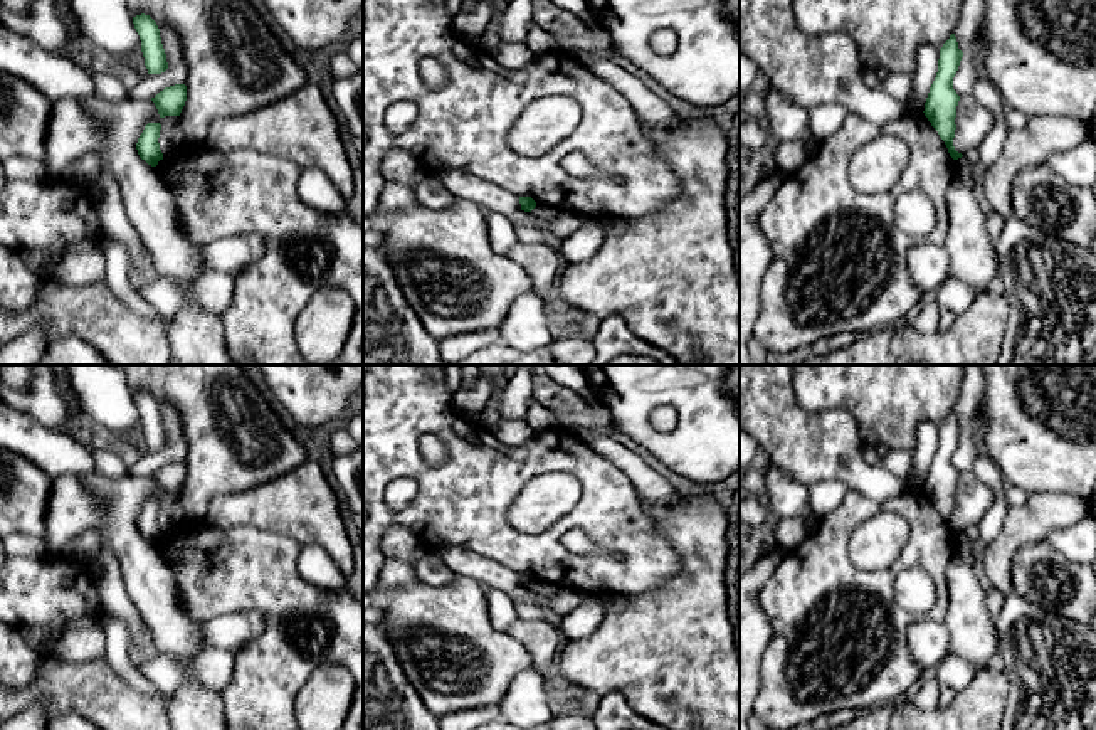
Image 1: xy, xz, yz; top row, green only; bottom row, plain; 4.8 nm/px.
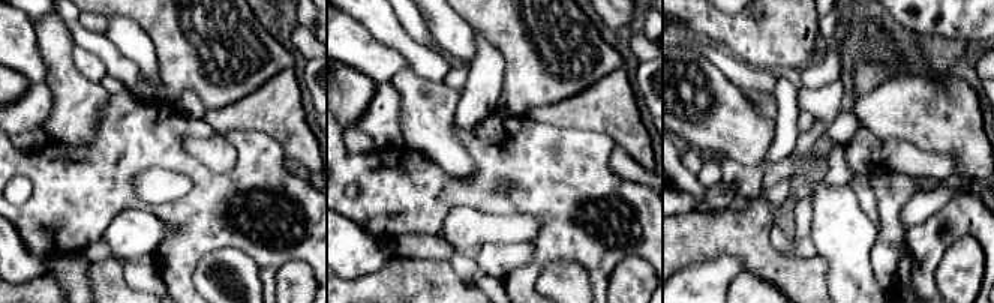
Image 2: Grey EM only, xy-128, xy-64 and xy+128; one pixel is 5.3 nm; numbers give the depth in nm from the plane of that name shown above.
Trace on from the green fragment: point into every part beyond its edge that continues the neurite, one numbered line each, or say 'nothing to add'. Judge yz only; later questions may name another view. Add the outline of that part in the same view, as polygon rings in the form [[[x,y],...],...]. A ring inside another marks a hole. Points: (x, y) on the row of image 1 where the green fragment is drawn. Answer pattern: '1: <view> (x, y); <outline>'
1: yz (962, 165); [[[962,156],[958,160],[955,160],[955,170],[956,170],[956,177],[968,187],[973,190],[973,172],[972,172],[972,163]]]

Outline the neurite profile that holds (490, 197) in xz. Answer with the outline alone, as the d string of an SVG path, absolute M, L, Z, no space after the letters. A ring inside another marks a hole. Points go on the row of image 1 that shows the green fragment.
M422 170L422 175L435 178L451 195L474 202L484 212L498 212L511 219L521 210L519 197L499 185L459 170Z

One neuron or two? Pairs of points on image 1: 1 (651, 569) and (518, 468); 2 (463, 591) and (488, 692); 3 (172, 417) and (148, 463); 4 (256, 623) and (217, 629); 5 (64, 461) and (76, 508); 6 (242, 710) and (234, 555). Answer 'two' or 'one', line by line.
1: one
2: one
3: one
4: one
5: two
6: one

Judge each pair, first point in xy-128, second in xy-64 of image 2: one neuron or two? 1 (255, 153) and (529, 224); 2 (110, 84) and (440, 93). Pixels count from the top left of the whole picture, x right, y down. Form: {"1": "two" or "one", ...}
{"1": "two", "2": "two"}

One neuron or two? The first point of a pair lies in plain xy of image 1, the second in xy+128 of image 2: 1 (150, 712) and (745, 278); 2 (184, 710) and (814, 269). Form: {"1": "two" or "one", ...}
{"1": "two", "2": "two"}

